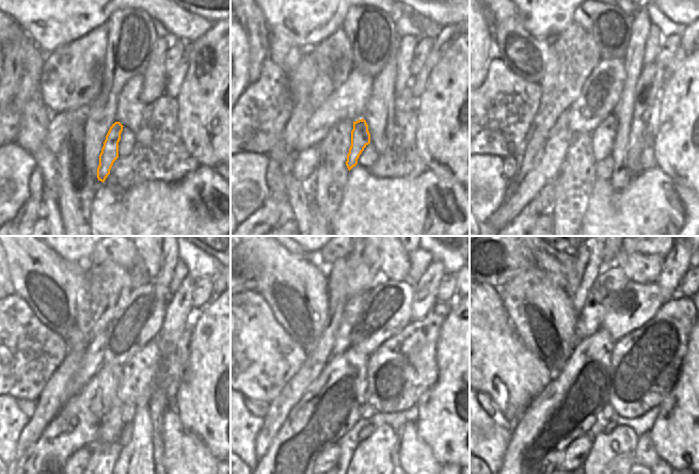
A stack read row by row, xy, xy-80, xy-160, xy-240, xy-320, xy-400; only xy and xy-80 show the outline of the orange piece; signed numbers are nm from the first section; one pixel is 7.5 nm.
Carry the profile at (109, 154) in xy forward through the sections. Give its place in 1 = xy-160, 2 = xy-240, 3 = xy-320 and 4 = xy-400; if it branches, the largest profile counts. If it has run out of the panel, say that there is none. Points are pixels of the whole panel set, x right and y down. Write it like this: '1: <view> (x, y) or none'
1: xy-160 (603, 136)
2: xy-240 (141, 372)
3: xy-320 (404, 366)
4: xy-400 (645, 363)

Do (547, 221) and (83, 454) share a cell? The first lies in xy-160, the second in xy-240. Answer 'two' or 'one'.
one

